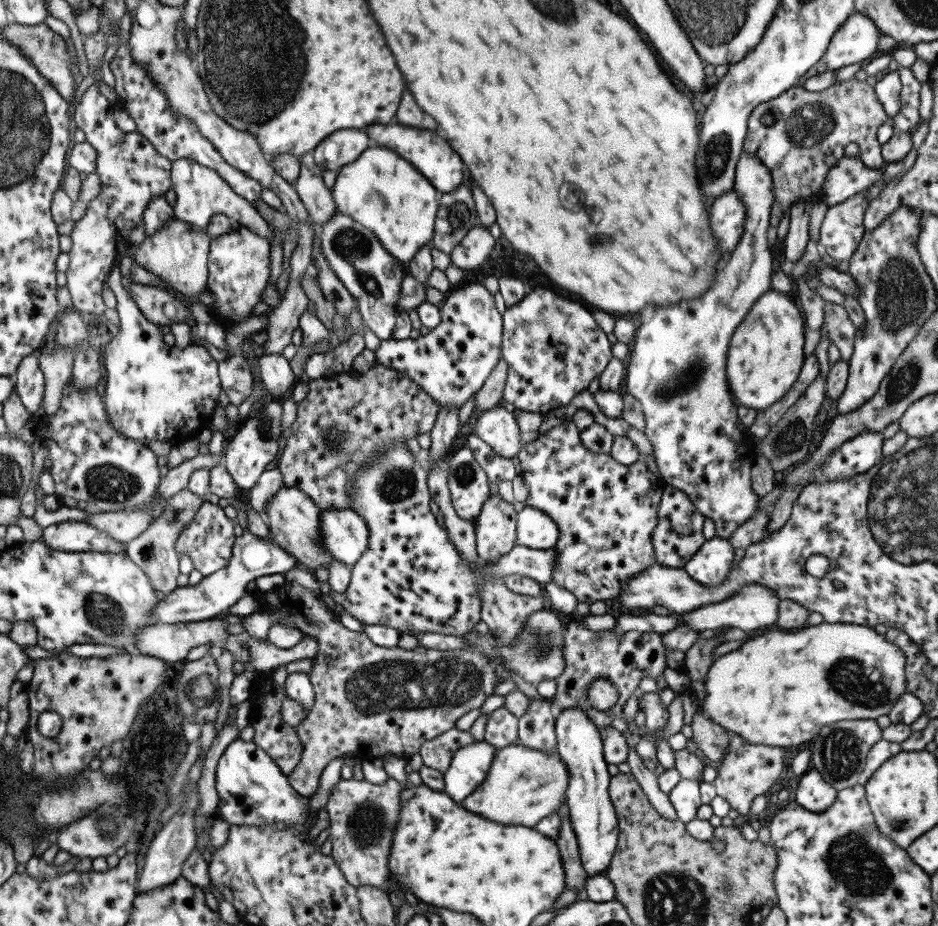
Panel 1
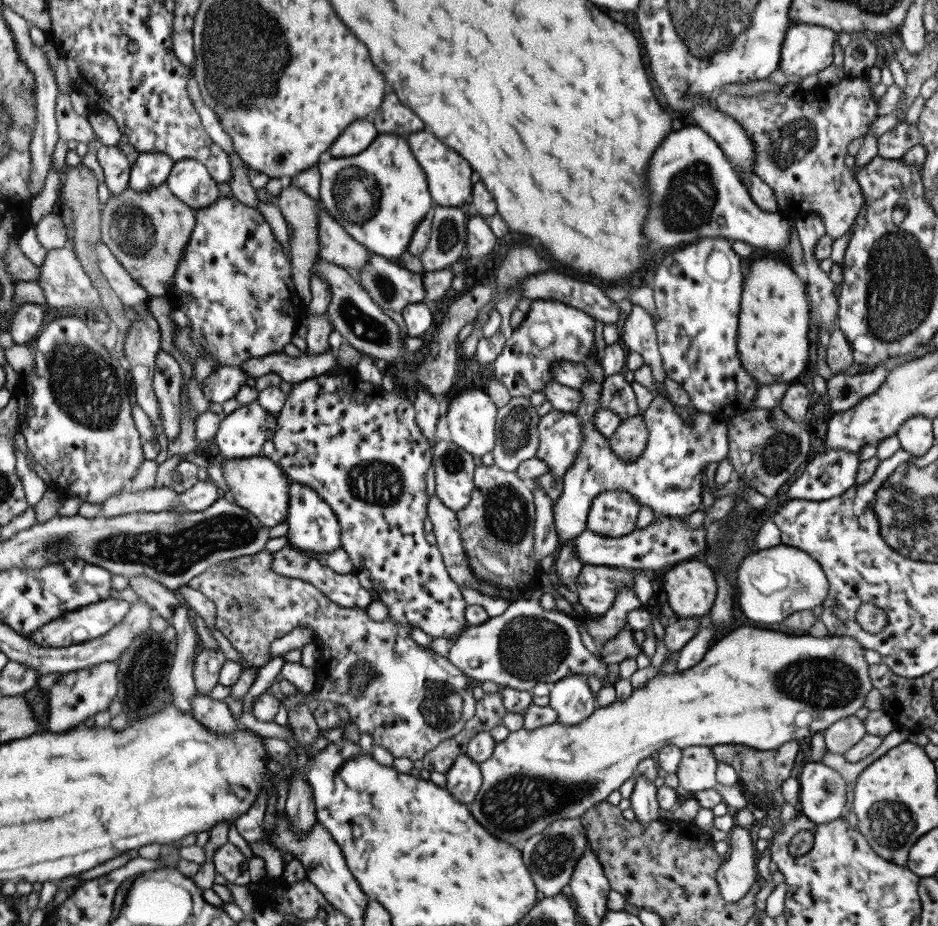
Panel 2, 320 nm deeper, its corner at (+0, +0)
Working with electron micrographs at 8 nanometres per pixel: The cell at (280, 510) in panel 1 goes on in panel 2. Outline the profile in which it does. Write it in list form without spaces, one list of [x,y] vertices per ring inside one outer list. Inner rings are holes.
[[[261,454],[247,458],[221,459],[221,474],[227,485],[228,497],[237,506],[244,508],[263,526],[271,528],[285,520],[288,505],[289,480],[275,463],[274,458]]]

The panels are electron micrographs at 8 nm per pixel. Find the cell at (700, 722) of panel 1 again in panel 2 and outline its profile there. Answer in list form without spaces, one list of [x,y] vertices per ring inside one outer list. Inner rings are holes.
[[[790,740],[775,750],[761,751],[738,744],[714,745],[711,750],[718,763],[727,764],[735,770],[738,783],[745,792],[744,797],[747,799],[747,803],[759,806],[759,808],[764,807],[765,810],[774,805],[783,808],[783,797],[769,798],[769,796],[779,796],[777,786],[790,777],[789,772],[791,772],[798,751],[797,740]]]

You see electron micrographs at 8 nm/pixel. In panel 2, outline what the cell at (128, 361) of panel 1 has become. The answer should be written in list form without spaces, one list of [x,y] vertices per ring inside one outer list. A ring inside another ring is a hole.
[[[221,366],[202,380],[199,388],[209,402],[223,404],[244,385],[246,374],[239,367]]]

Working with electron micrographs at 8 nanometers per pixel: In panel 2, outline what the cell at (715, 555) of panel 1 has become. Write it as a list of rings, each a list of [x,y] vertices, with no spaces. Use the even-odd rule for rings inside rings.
[[[685,560],[663,574],[660,594],[677,618],[693,619],[709,614],[716,595],[712,571],[707,562]]]

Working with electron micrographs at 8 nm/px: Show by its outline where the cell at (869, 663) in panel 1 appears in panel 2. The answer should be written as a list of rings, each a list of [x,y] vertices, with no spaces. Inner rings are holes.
[[[741,626],[741,628],[729,632],[729,634],[718,641],[713,642],[703,658],[699,660],[699,663],[691,666],[689,670],[679,672],[671,670],[669,673],[663,673],[663,676],[661,676],[661,673],[657,673],[651,680],[647,680],[641,688],[633,689],[631,695],[627,696],[623,702],[614,701],[607,706],[599,706],[587,719],[576,725],[565,726],[555,722],[539,728],[529,730],[521,728],[510,732],[504,740],[494,744],[489,759],[479,764],[482,783],[475,798],[466,805],[466,808],[471,812],[471,816],[477,820],[477,824],[483,824],[483,828],[491,836],[495,836],[497,840],[503,840],[503,842],[509,842],[509,844],[521,848],[521,844],[529,836],[541,832],[551,822],[565,818],[578,819],[592,805],[606,800],[610,792],[617,790],[624,780],[633,776],[639,761],[651,757],[651,753],[657,753],[657,751],[669,744],[673,744],[680,750],[687,746],[697,745],[712,748],[714,745],[719,744],[738,744],[761,751],[775,750],[790,740],[811,736],[813,733],[826,729],[836,720],[853,715],[858,708],[862,707],[867,693],[873,688],[871,681],[869,681],[869,666],[863,660],[865,650],[855,639],[849,636],[826,635],[825,637],[818,638],[809,635],[793,636],[787,632],[771,632],[771,630],[759,630],[759,628],[755,630],[755,628],[749,628],[749,626]]]

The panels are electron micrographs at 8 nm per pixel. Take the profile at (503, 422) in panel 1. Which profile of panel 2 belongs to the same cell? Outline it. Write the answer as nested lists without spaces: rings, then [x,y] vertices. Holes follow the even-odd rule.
[[[465,388],[454,393],[453,398],[448,402],[447,412],[445,412],[445,422],[452,443],[472,456],[481,457],[485,452],[491,451],[495,440],[495,416],[497,416],[497,407],[485,391]]]

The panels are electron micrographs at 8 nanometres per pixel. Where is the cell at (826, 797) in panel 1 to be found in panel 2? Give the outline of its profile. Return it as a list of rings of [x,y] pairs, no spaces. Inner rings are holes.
[[[809,762],[801,768],[798,782],[798,812],[815,824],[840,818],[847,796],[846,784],[833,769]]]

